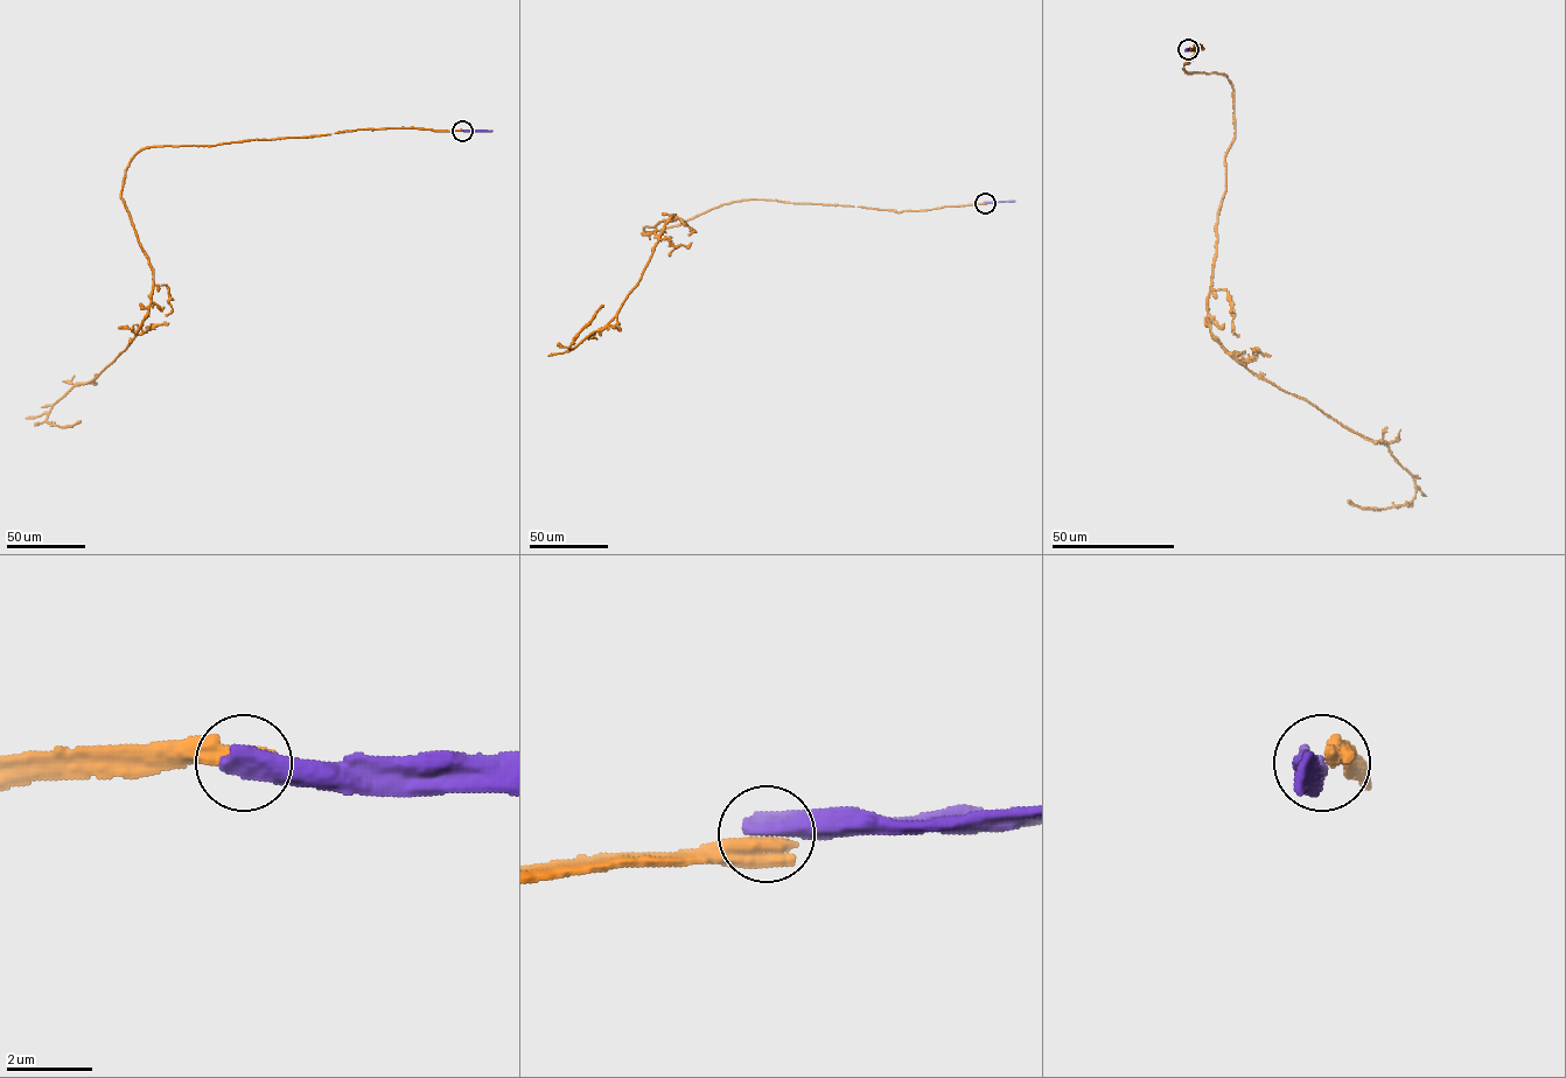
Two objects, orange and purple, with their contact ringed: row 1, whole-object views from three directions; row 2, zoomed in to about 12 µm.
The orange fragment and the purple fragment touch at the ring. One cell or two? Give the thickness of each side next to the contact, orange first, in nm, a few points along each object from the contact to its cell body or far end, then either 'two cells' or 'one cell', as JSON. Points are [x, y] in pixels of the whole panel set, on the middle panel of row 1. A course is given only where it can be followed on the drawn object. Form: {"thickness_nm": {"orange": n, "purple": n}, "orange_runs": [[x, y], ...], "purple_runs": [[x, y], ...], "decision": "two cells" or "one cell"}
{"thickness_nm": {"orange": 600, "purple": 600}, "orange_runs": [[985, 203], [896, 212], [746, 200], [658, 231], [643, 229], [675, 215], [619, 313], [570, 348], [603, 306]], "purple_runs": [[985, 203], [1015, 201]], "decision": "two cells"}

